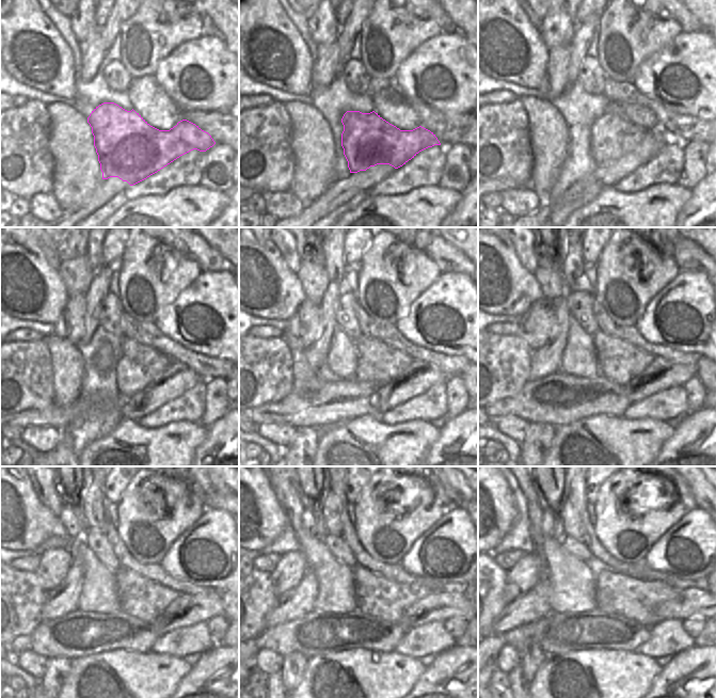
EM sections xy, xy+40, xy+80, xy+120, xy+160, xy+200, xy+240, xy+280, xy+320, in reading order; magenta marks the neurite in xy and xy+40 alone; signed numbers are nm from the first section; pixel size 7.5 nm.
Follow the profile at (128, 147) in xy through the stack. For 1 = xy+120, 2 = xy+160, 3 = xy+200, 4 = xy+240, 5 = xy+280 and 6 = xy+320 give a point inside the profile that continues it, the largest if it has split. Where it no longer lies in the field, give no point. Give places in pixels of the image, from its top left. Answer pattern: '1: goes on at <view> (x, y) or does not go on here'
1: goes on at xy+120 (130, 378)
2: goes on at xy+160 (365, 373)
3: goes on at xy+200 (621, 376)
4: goes on at xy+240 (143, 614)
5: goes on at xy+280 (385, 615)
6: goes on at xy+320 (626, 614)

